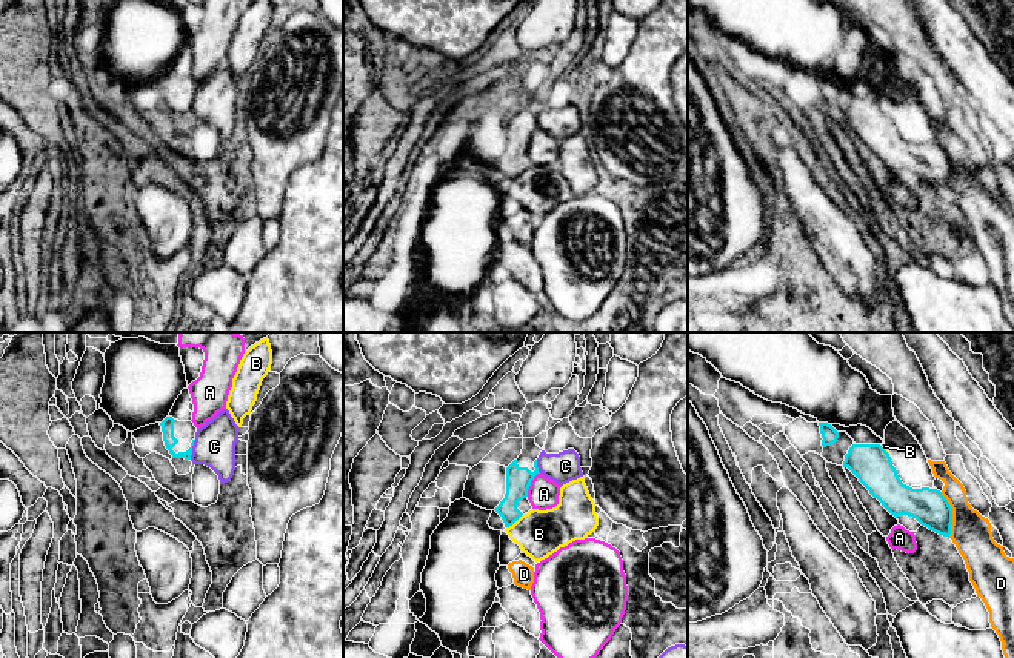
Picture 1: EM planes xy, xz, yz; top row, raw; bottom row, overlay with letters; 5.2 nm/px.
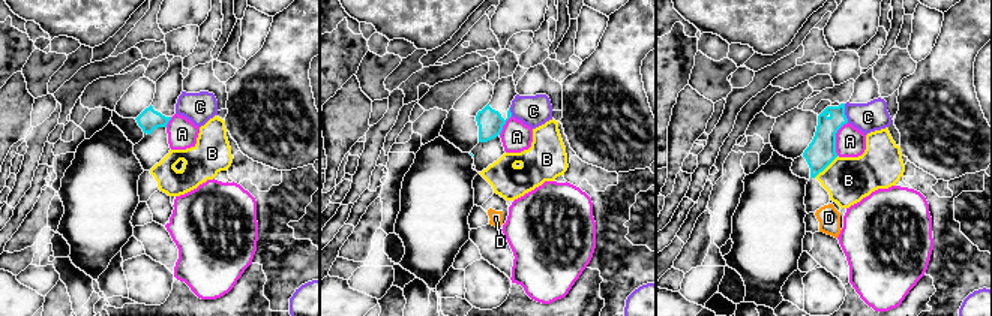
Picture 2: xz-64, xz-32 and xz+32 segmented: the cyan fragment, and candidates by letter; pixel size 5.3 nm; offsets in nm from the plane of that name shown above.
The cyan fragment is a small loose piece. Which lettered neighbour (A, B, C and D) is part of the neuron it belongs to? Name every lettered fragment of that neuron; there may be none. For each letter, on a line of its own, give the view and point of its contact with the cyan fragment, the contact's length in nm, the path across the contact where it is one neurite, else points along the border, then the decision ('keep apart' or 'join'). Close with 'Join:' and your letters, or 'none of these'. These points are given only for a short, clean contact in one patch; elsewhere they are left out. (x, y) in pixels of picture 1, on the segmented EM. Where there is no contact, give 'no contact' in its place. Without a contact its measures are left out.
A: xz (530, 485) | 140 nm | keep apart
B: xz (514, 521) | 120 nm | keep apart
C: xy (191, 449) | 110 nm | along xy (196, 440), (190, 458) | keep apart
D: yz (951, 515) | 240 nm | along yz (940, 492), (951, 509), (950, 537) | keep apart
Join: none of these

